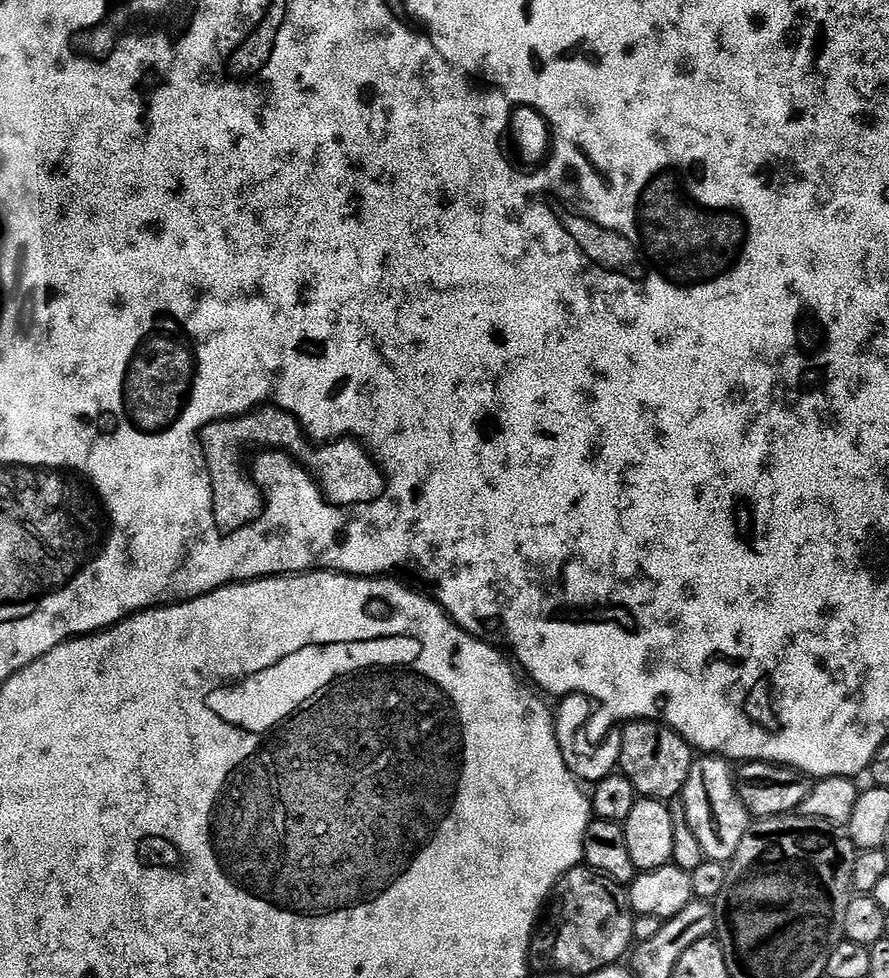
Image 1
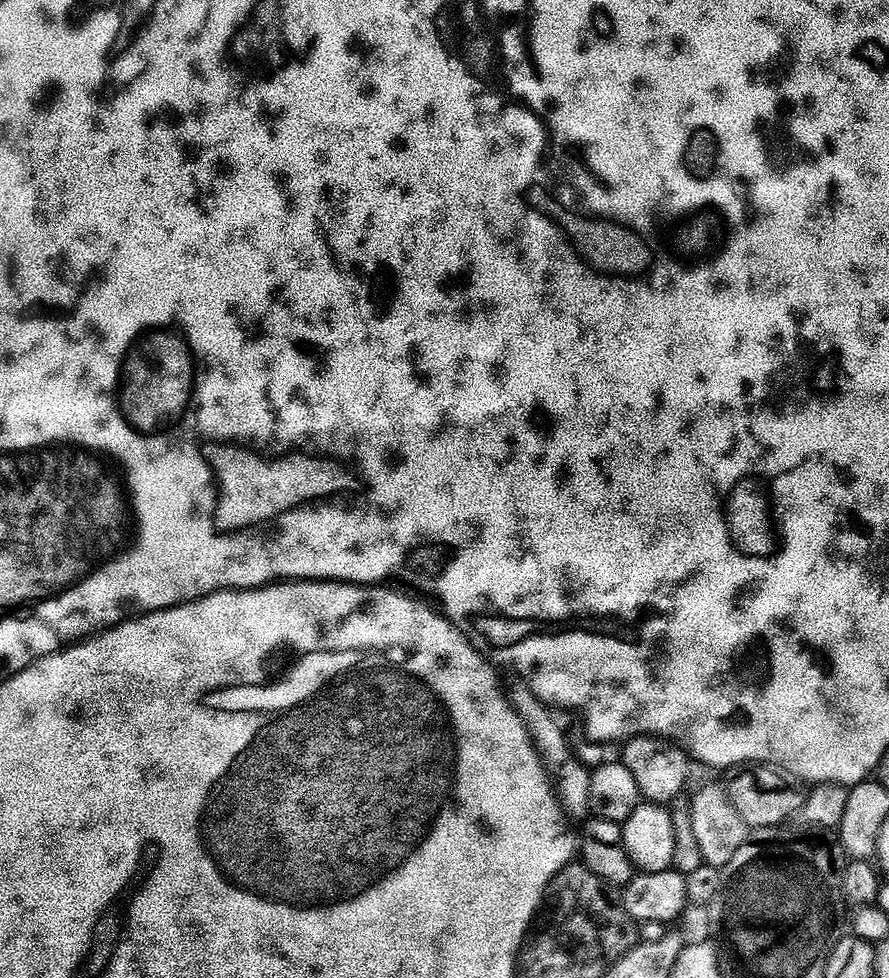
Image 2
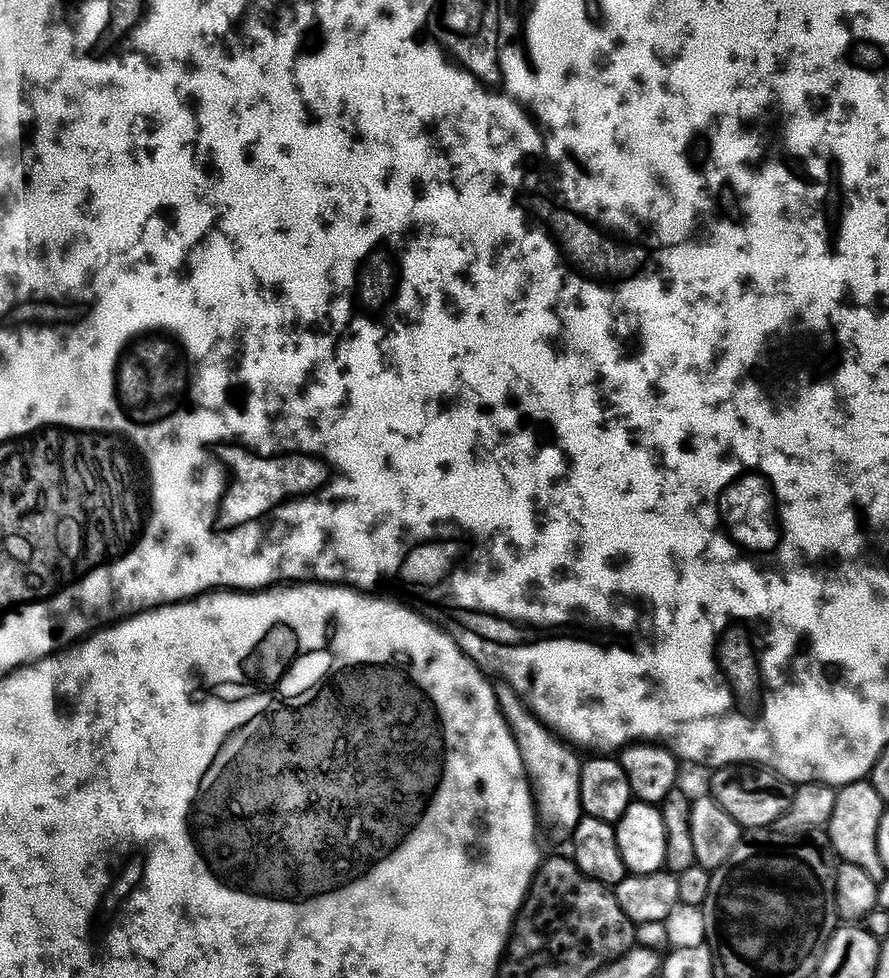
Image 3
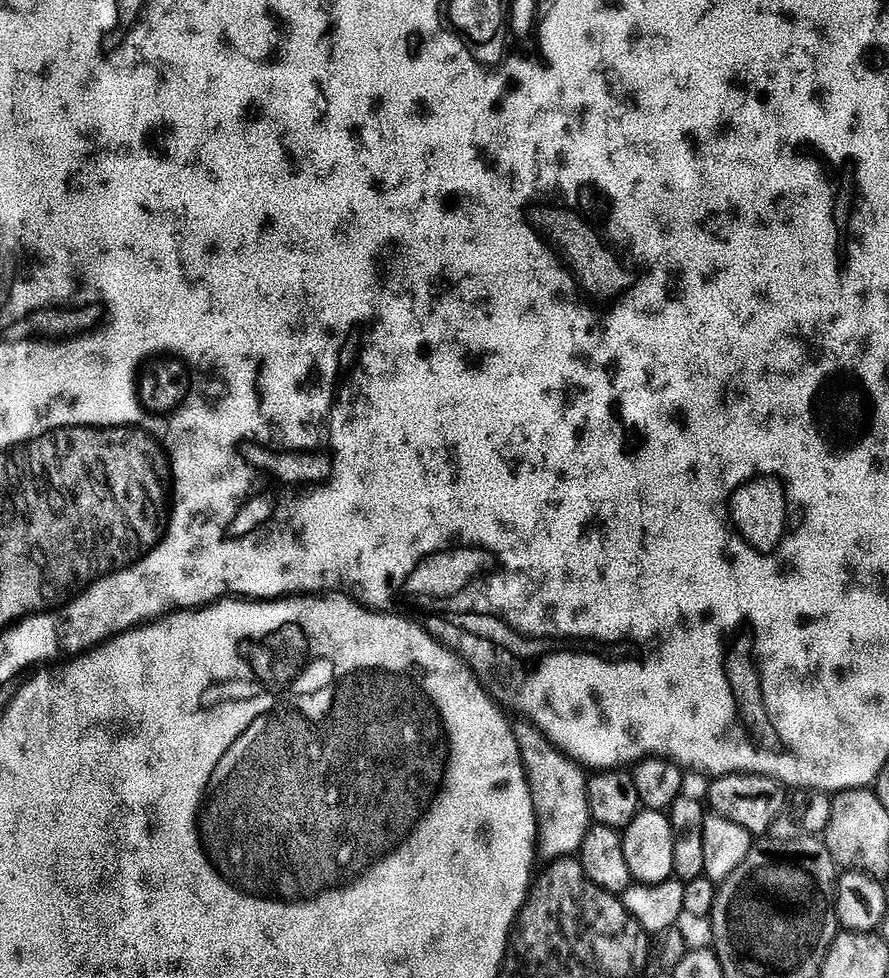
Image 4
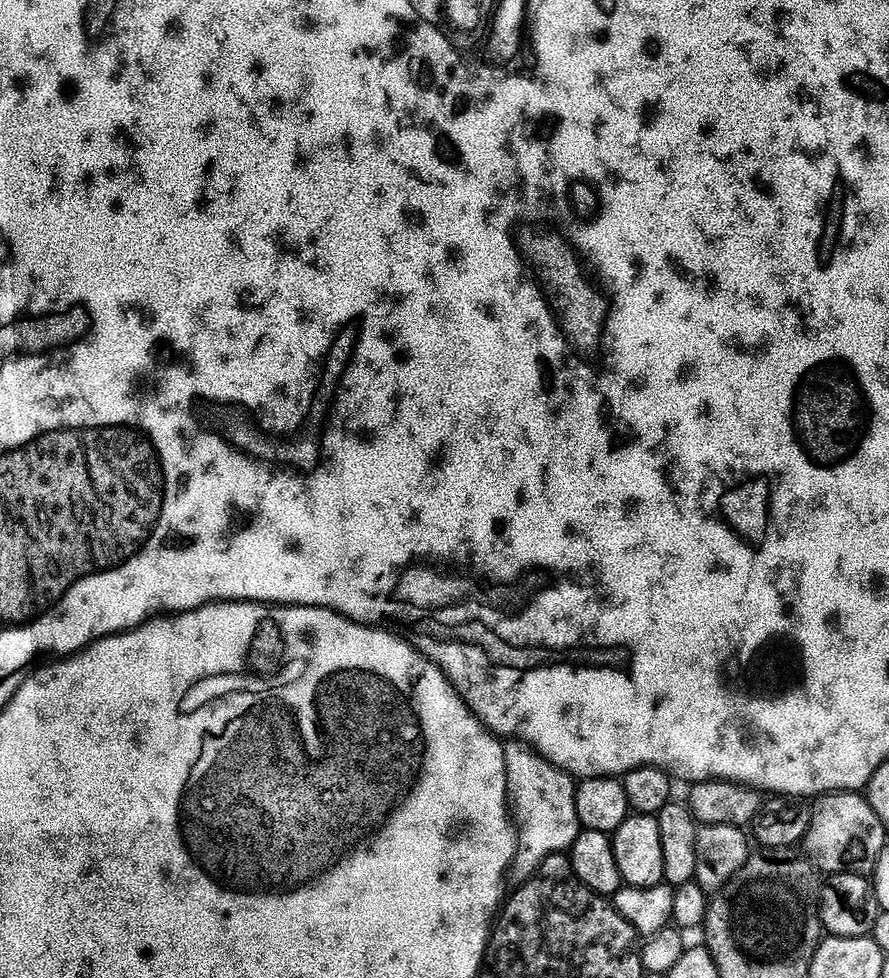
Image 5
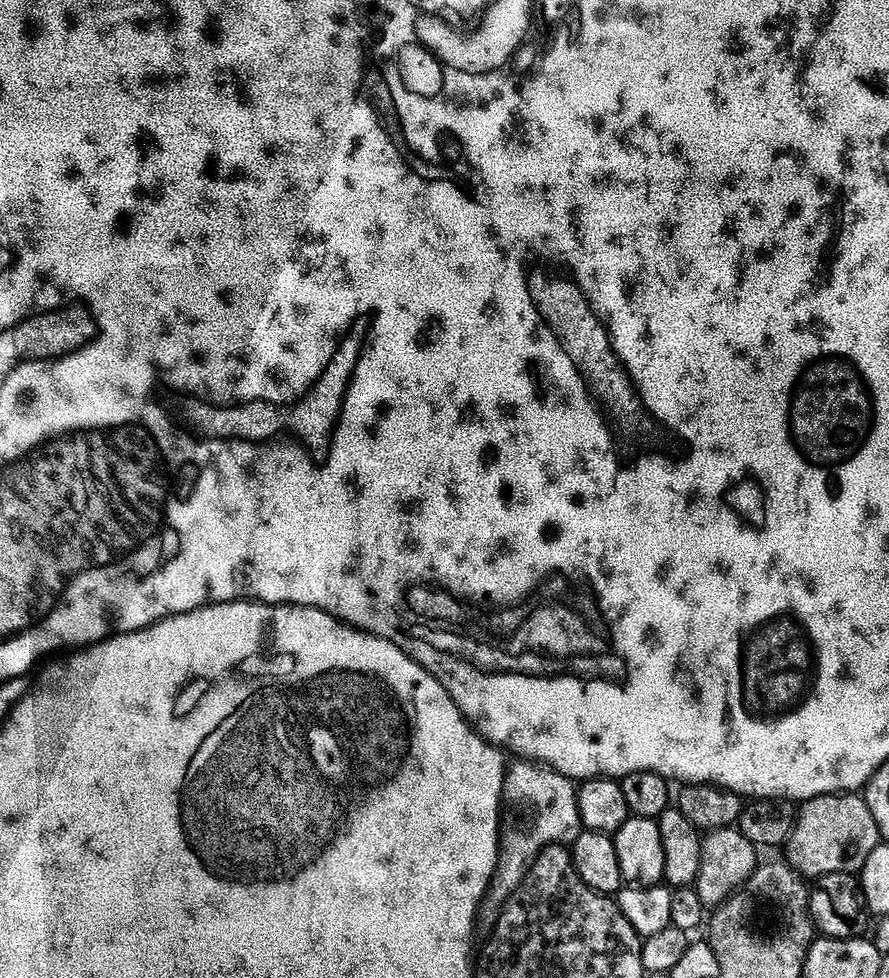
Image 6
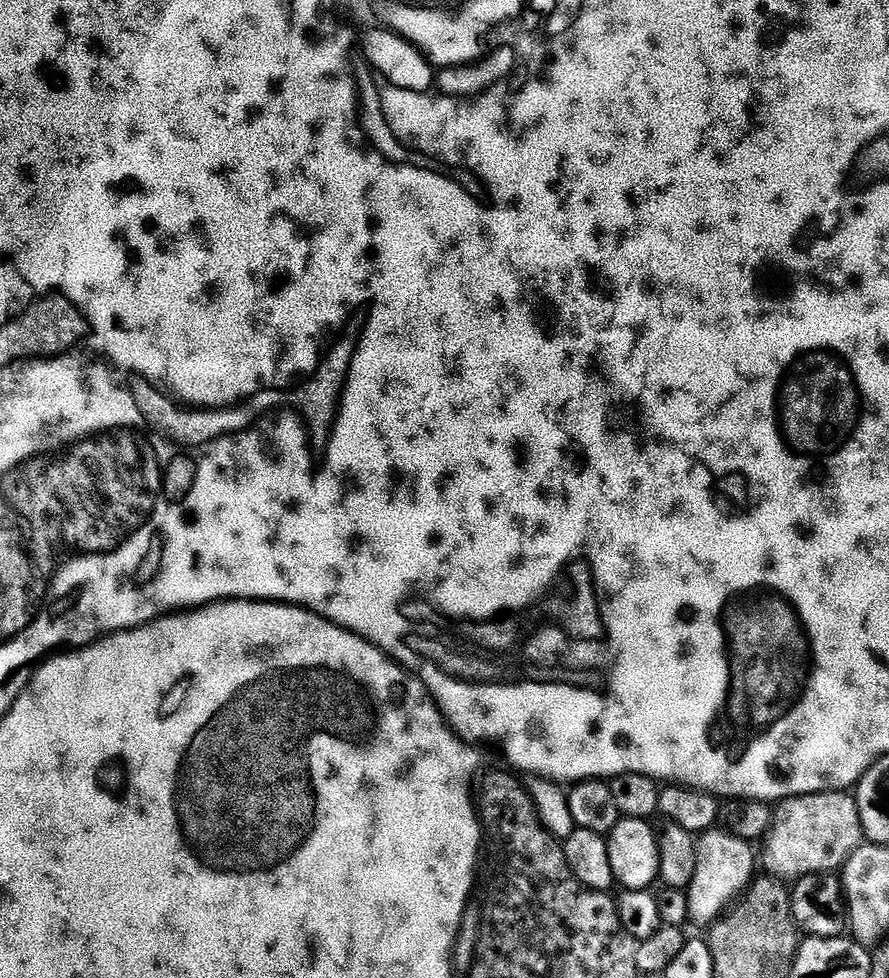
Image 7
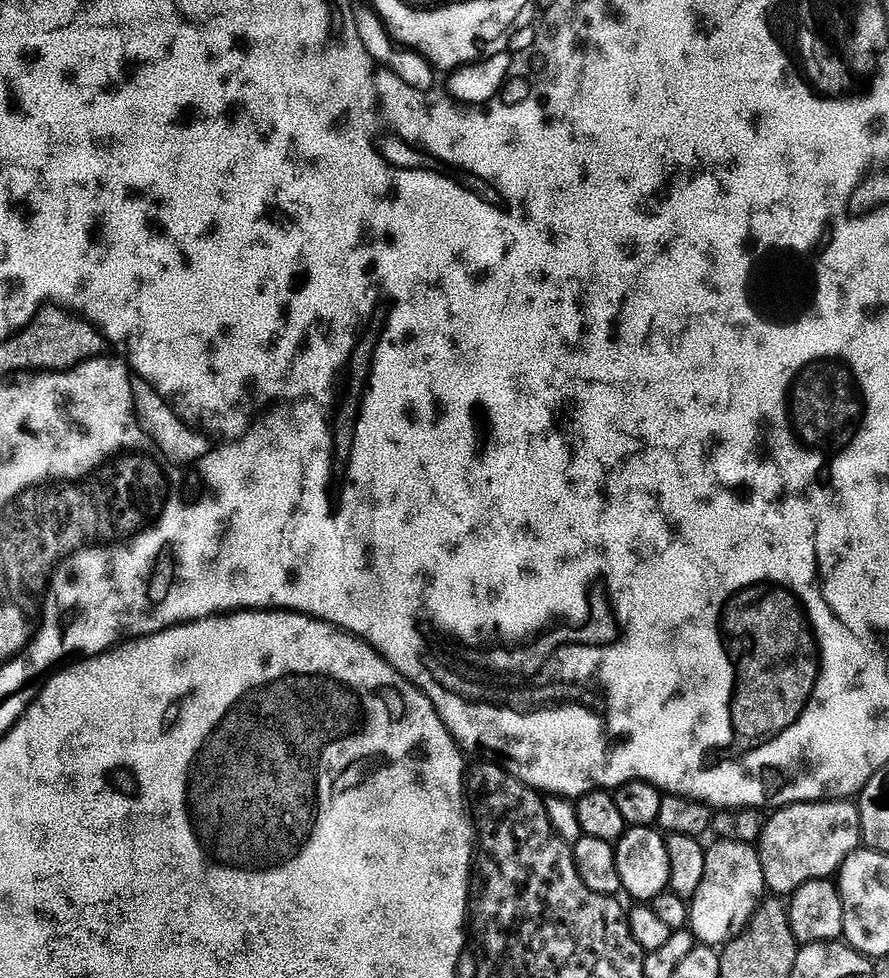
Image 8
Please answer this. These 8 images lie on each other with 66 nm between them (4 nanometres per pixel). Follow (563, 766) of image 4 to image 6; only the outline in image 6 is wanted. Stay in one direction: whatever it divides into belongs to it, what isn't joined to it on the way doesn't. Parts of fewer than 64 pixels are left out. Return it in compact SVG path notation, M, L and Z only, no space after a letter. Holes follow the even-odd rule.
M518 758L515 761L514 763L511 761L505 769L503 797L528 810L530 830L520 846L513 846L512 843L505 841L501 847L499 862L496 863L495 874L492 876L492 884L476 916L476 931L482 936L493 932L506 902L525 880L526 874L532 869L533 862L540 855L541 849L552 844L571 844L580 836L584 828L577 804L578 790L571 779L537 761L524 758Z

